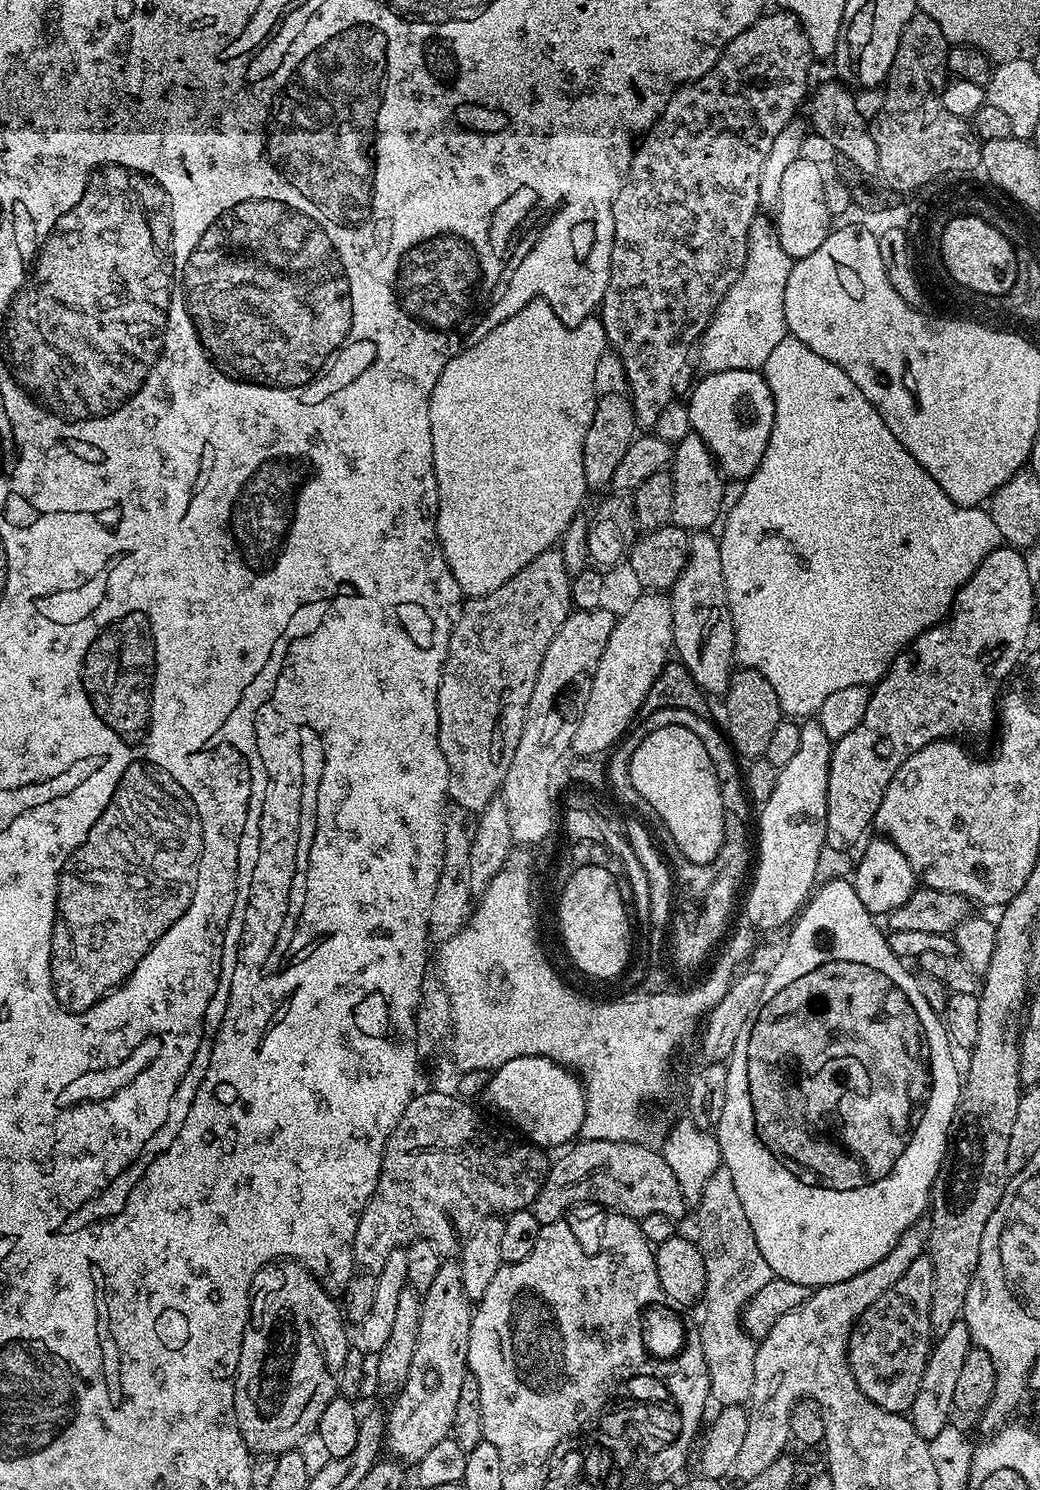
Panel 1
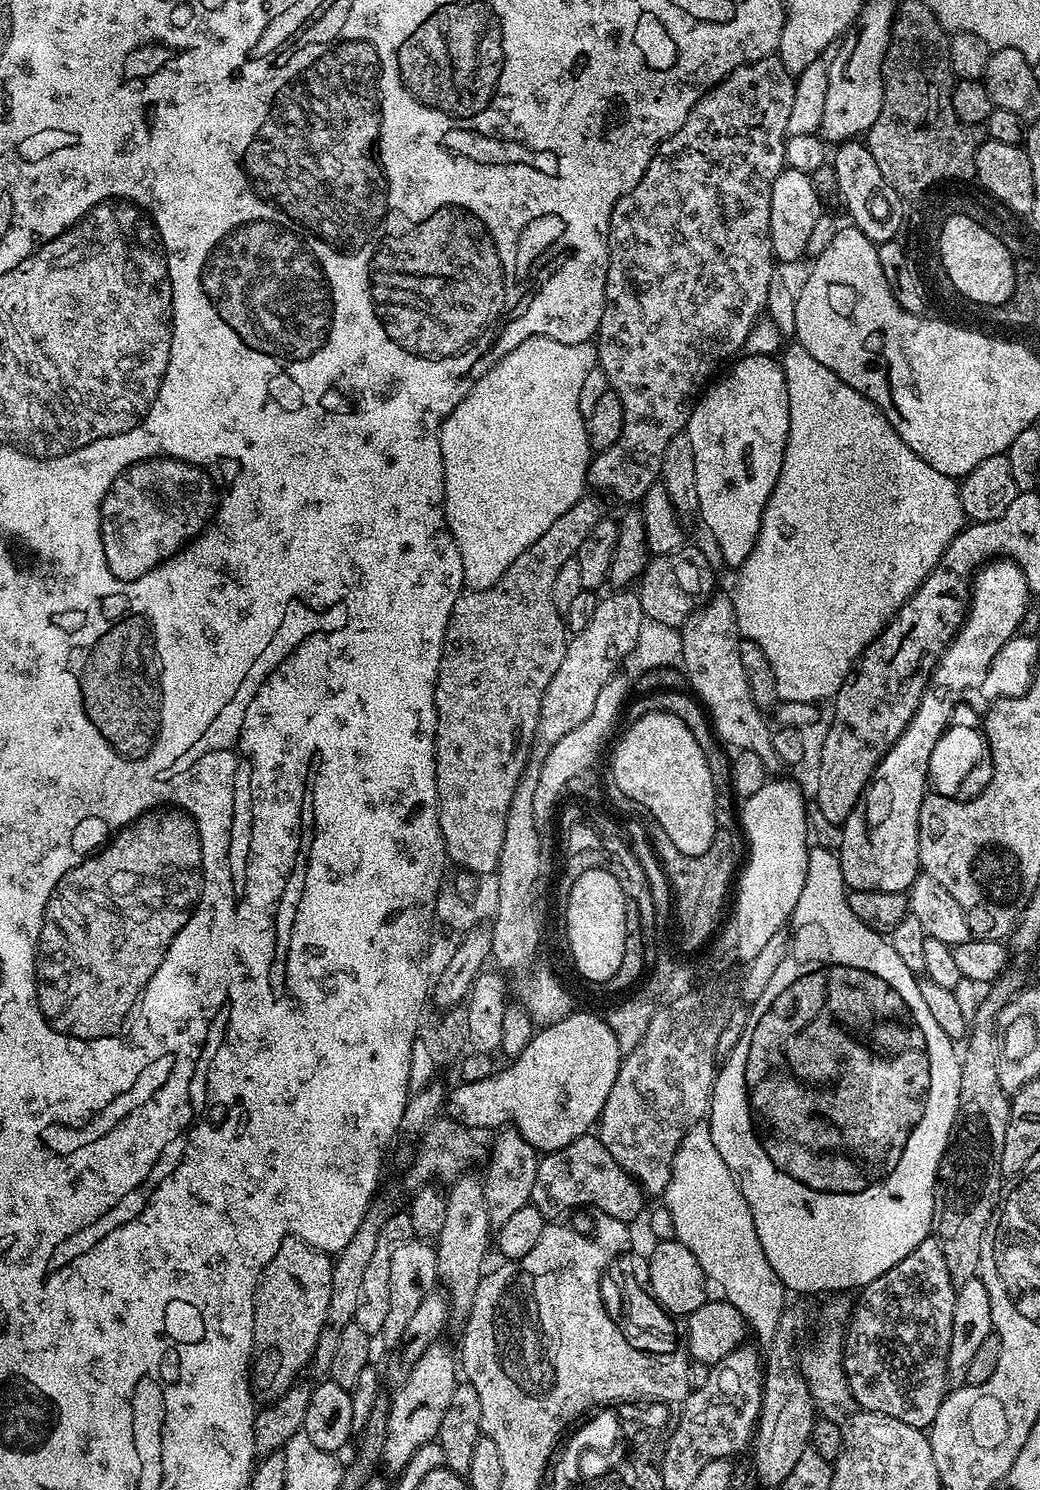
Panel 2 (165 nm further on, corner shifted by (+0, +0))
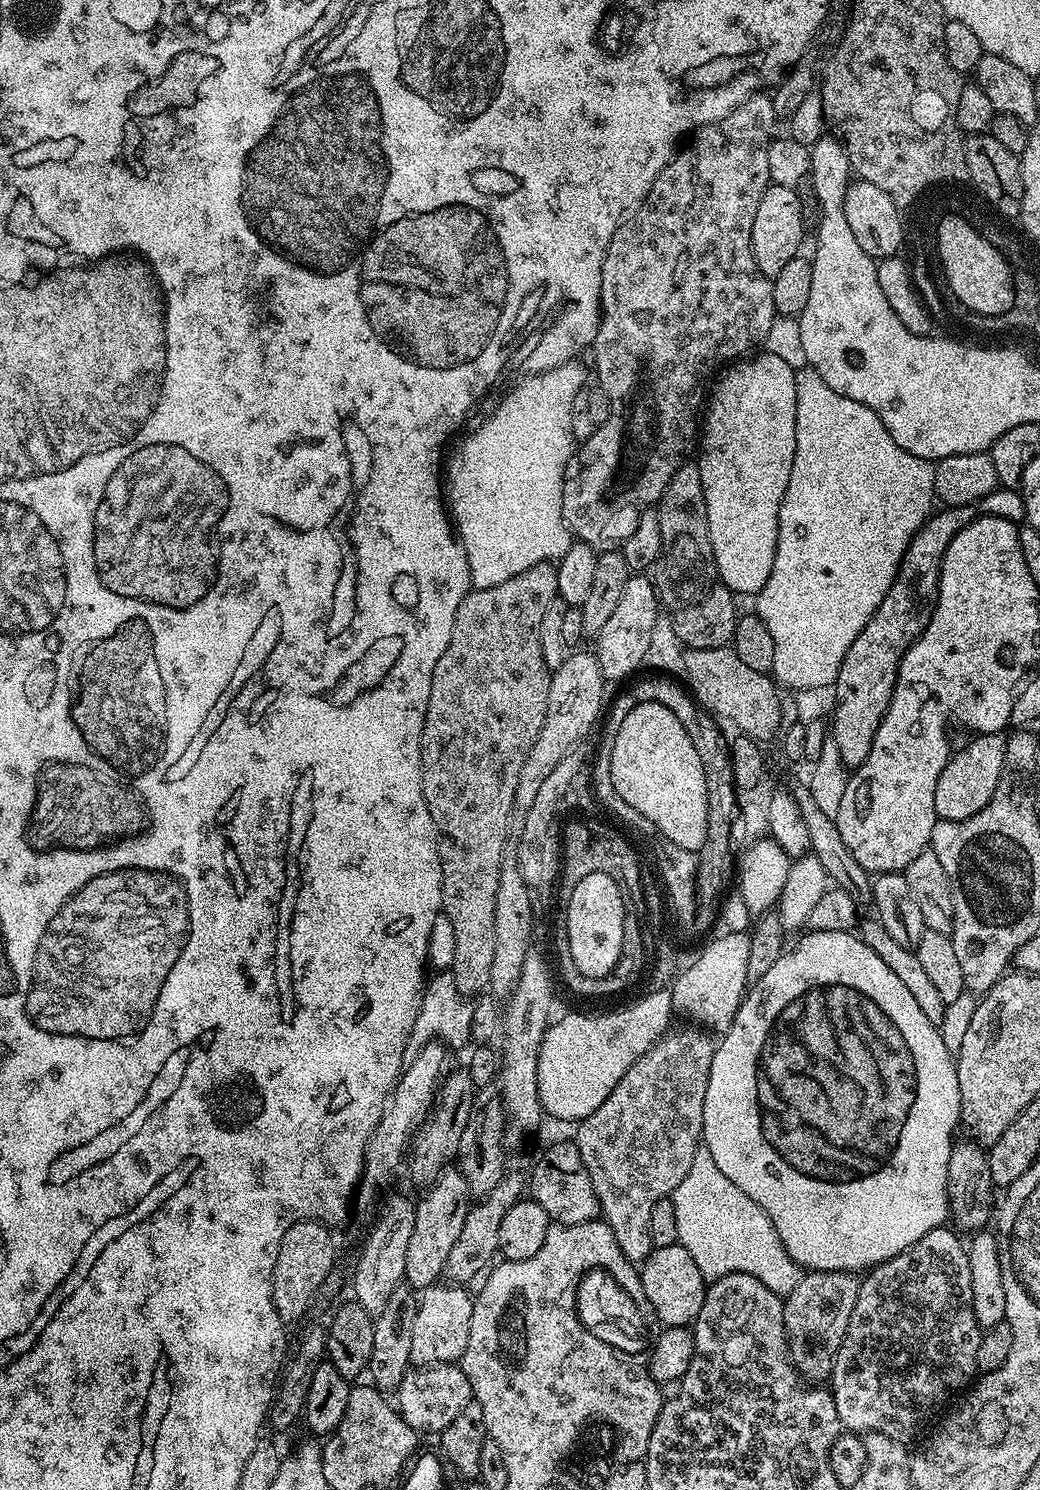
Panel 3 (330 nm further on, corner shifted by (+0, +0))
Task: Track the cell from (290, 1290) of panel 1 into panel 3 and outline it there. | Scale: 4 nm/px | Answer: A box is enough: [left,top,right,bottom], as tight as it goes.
[272,1220,336,1321]

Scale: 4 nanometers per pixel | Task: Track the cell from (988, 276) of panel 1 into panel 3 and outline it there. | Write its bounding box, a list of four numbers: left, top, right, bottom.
[940,218,1012,312]

